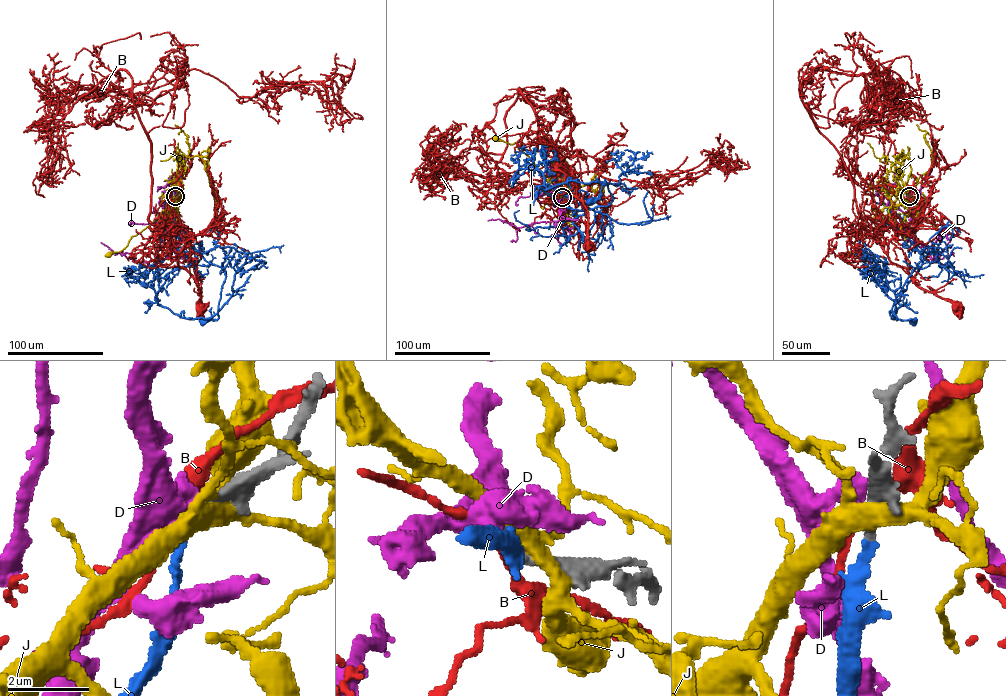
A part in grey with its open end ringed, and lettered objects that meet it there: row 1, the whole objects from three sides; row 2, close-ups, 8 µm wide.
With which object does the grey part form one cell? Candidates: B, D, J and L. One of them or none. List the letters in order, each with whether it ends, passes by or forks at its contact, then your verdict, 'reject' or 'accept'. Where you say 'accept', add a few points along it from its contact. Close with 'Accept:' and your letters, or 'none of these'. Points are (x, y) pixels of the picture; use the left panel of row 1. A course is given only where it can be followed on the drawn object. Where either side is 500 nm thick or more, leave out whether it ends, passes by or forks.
B: it passes by; reject
D: reject
J: it forks; reject
L: it ends; accept; course (175, 196), (169, 211), (174, 234), (205, 259), (225, 271), (218, 317), (203, 322)
Accept: L

